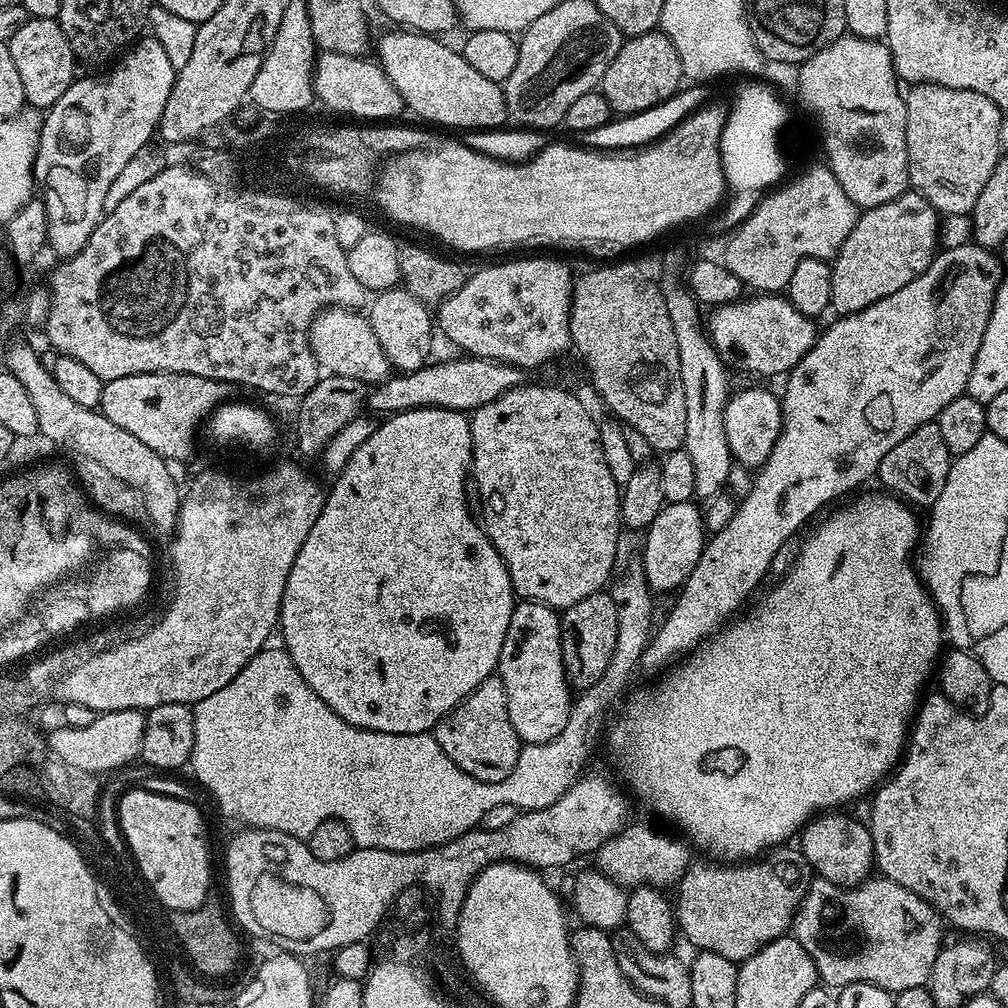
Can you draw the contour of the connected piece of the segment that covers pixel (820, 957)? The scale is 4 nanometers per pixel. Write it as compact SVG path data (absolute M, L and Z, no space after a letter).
M816 878L800 903L790 932L802 950L812 956L817 977L825 985L839 990L847 984L877 984L879 988L895 994L927 985L930 970L934 970L934 958L938 958L946 940L944 928L945 921L935 908L893 880L869 878L861 884L848 887Z

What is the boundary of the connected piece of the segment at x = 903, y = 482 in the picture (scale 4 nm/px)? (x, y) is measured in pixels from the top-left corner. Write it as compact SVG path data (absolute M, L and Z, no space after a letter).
M935 422L918 426L914 434L906 434L886 458L882 458L878 480L885 484L889 493L895 494L909 505L924 504L931 506L942 494L942 486L946 486L946 474L950 474L950 466L954 457L946 450L946 442L942 439L942 430L938 430Z

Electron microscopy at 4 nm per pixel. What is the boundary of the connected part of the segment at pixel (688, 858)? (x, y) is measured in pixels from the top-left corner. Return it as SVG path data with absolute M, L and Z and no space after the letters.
M629 823L623 832L612 836L595 852L595 867L606 873L615 884L628 890L641 886L661 890L675 889L685 870L694 860L693 849L679 835L676 836L667 836L666 833L659 832L648 824Z

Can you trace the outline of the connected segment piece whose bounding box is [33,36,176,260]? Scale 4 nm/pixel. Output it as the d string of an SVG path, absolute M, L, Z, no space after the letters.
M153 36L141 37L134 45L131 45L123 53L124 58L119 57L106 71L106 73L96 76L94 78L79 77L74 80L70 85L66 93L62 94L61 98L58 98L58 102L52 104L51 108L47 109L47 112L43 122L41 119L39 129L39 142L36 146L35 166L33 168L33 179L35 183L42 188L41 197L44 201L44 209L47 214L47 247L58 256L59 259L65 260L72 256L76 256L81 252L82 247L89 241L90 234L94 232L97 226L100 224L105 216L103 210L104 197L112 185L112 182L116 180L118 174L126 166L127 162L132 160L138 150L144 146L149 145L152 140L151 136L155 135L157 128L159 127L160 118L162 116L162 110L165 109L166 102L169 101L170 90L173 89L173 82L175 80L176 69L170 63L170 58L166 55L166 50L162 48L162 44L156 40Z

